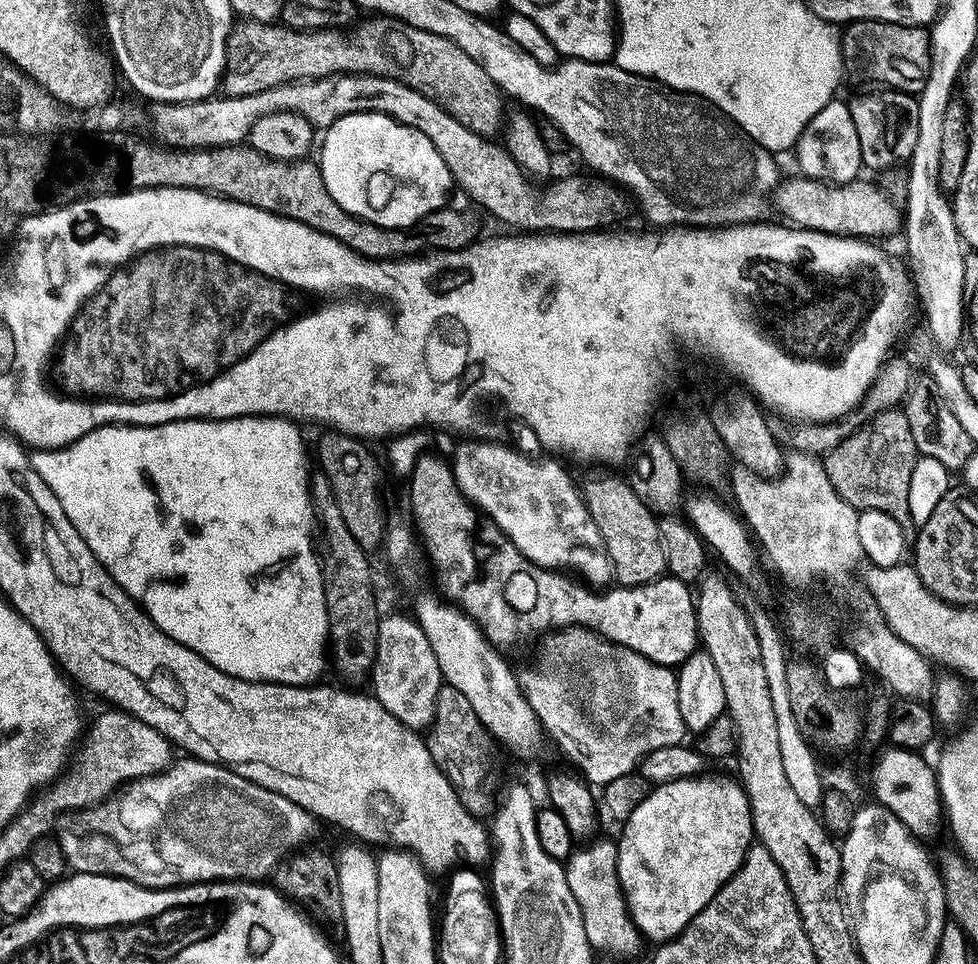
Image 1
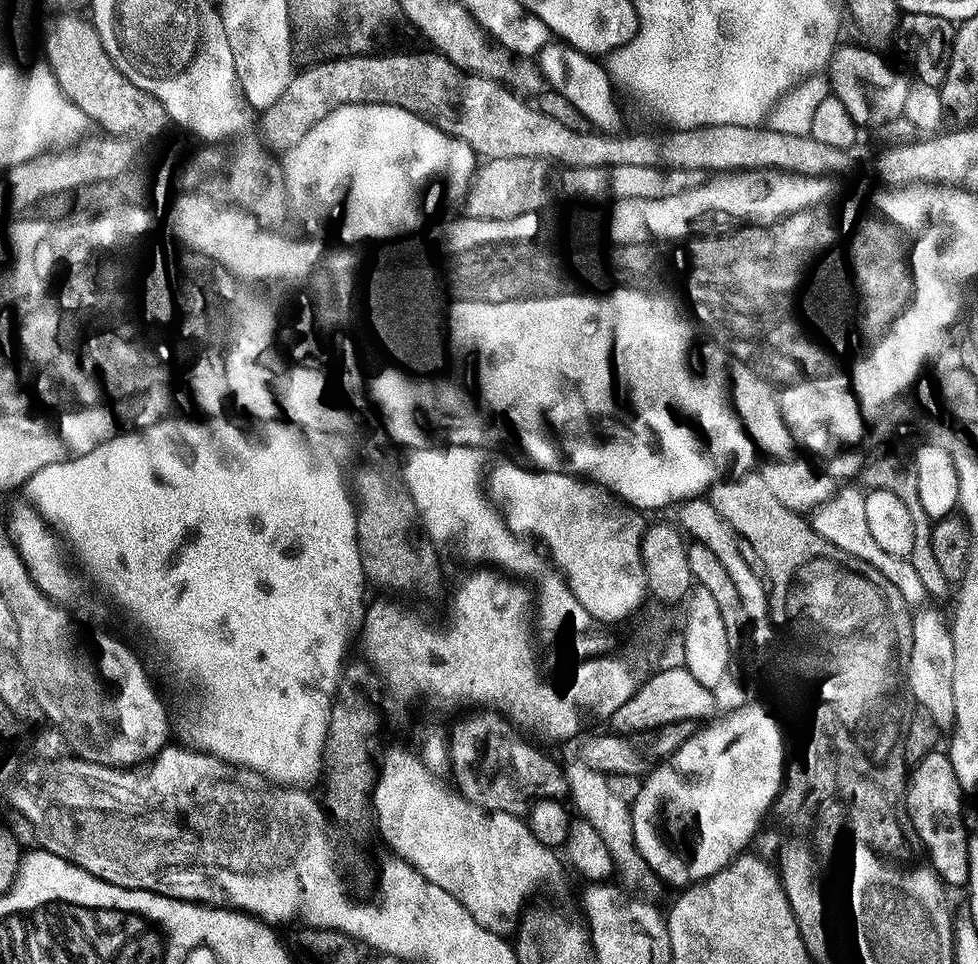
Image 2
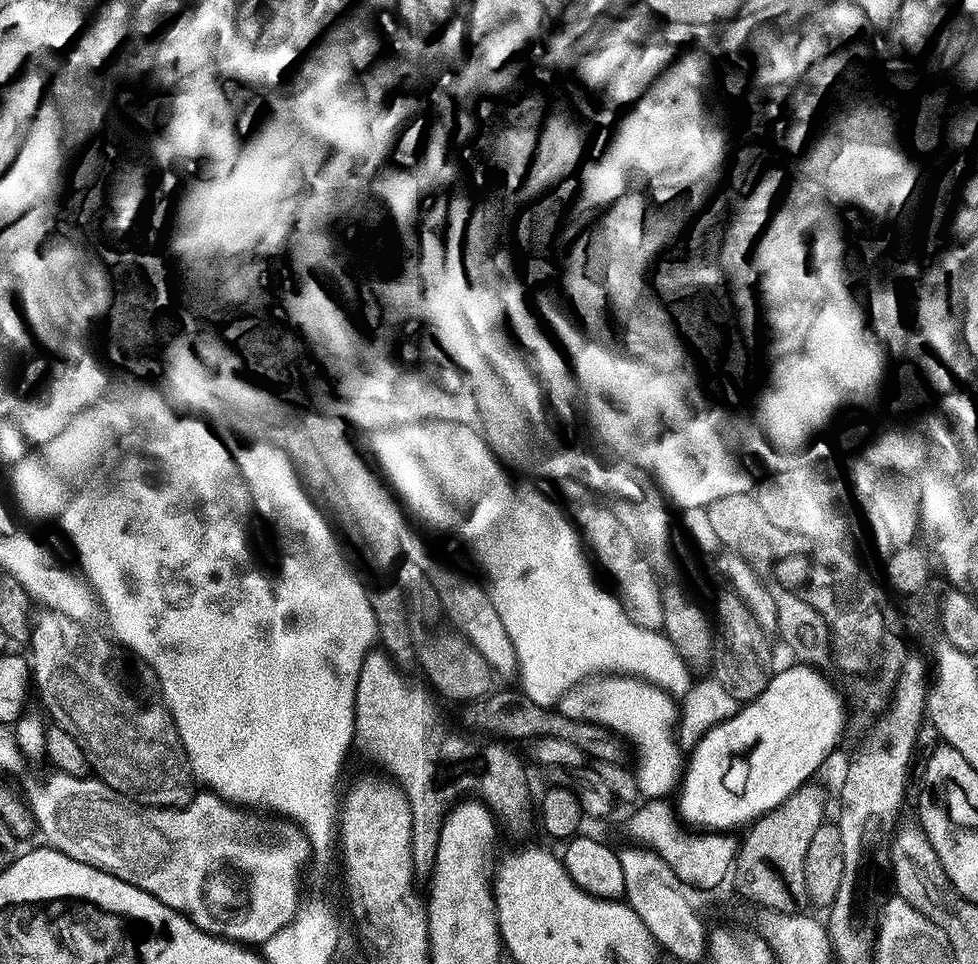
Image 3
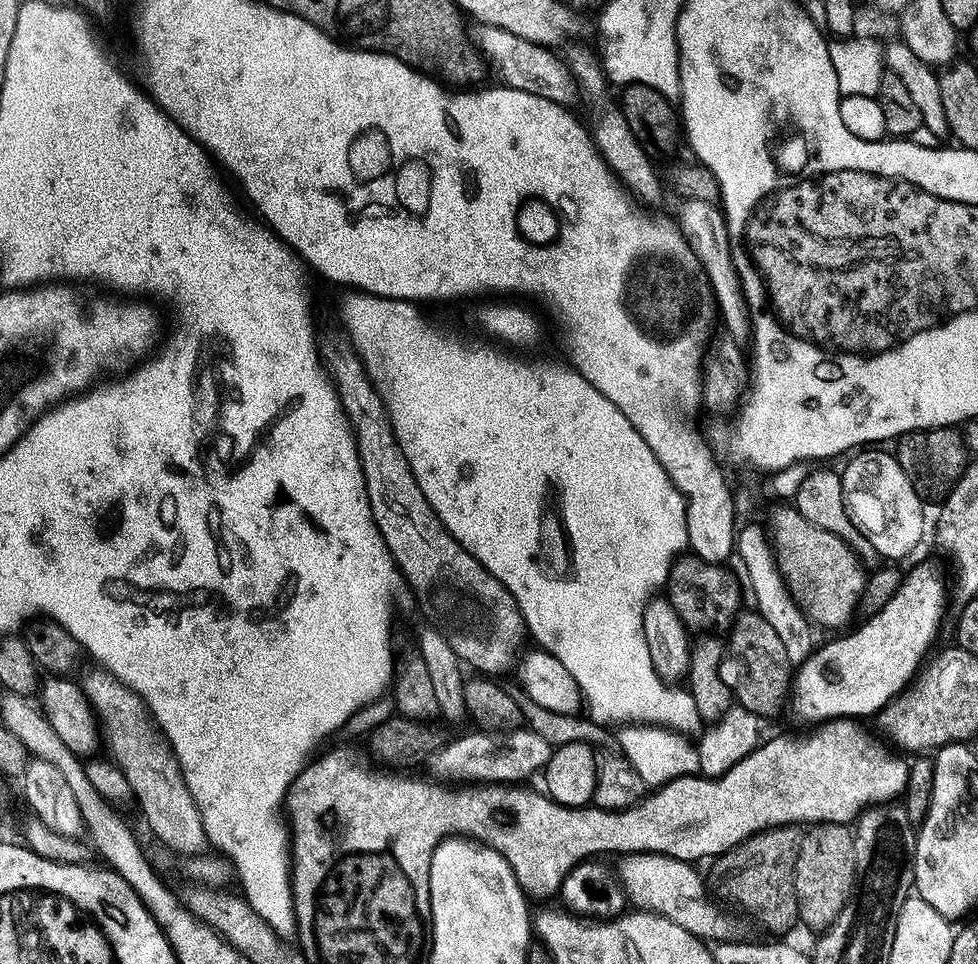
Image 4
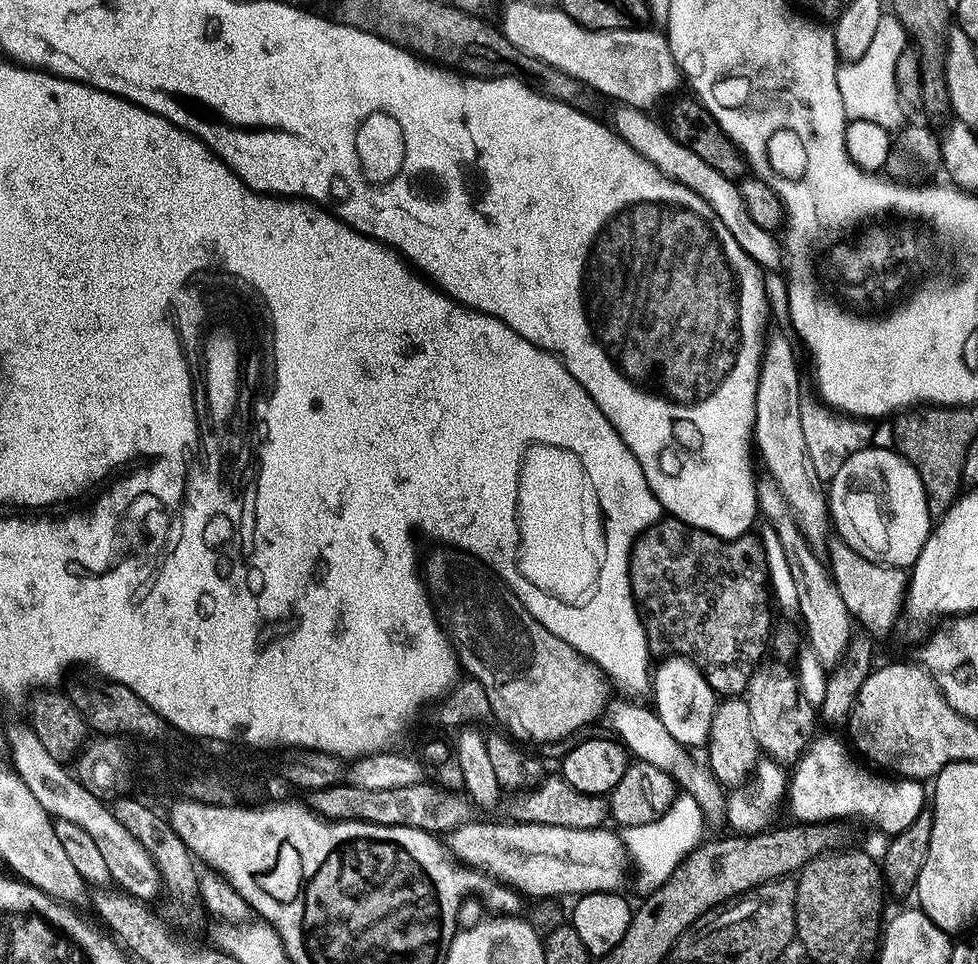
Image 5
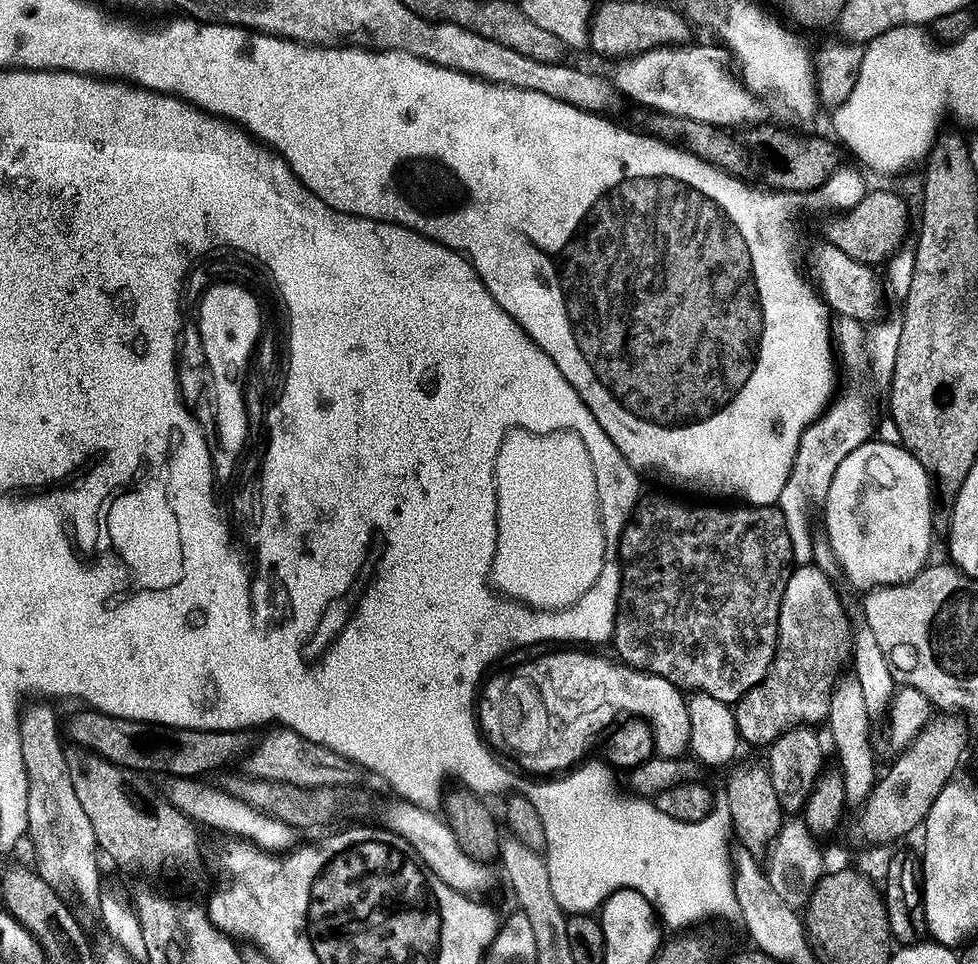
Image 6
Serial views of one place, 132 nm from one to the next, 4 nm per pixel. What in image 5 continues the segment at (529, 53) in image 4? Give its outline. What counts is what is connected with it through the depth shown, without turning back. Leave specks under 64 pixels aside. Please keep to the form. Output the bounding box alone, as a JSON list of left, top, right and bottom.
[610,104,782,270]

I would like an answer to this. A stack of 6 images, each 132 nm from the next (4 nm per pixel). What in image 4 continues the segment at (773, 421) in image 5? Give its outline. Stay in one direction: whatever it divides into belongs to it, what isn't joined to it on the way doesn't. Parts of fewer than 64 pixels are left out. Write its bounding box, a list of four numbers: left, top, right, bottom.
[676,200,751,345]

